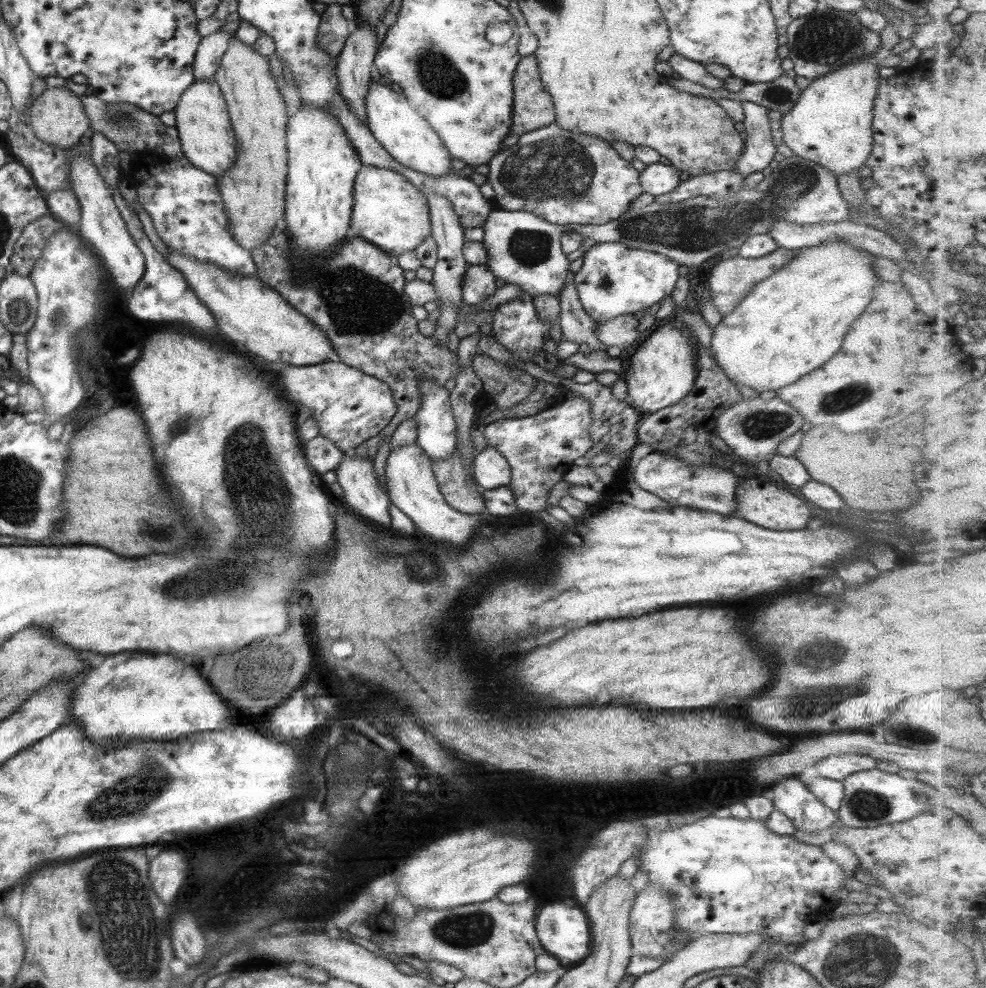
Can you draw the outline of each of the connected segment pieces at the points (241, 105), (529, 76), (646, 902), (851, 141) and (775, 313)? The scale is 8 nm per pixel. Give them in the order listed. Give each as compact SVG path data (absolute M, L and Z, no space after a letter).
M234 34L228 40L226 47L224 48L223 54L220 58L219 66L213 74L212 79L215 81L215 84L219 87L220 93L222 94L223 100L226 104L227 116L230 120L230 126L232 127L233 133L236 140L236 161L234 166L229 170L226 170L221 176L217 176L216 185L218 186L220 195L222 196L225 208L226 215L230 224L228 228L230 230L231 236L235 239L235 242L239 243L239 246L242 246L245 250L250 252L251 247L258 247L263 244L270 237L271 229L274 228L275 222L282 218L284 211L284 194L285 194L285 181L286 181L286 125L287 125L287 108L284 103L284 98L280 93L280 89L276 85L274 77L269 73L269 64L268 57L257 54L251 45L241 42Z
M523 56L512 74L511 128L508 134L520 136L554 121L554 106L541 82L536 58Z
M647 884L643 890L637 892L633 898L630 911L628 912L628 927L631 955L638 955L647 958L663 958L663 962L689 944L686 938L678 938L674 932L674 918L672 913L672 904L669 901L669 893L661 891L657 885Z
M873 54L852 60L835 70L827 71L827 74L814 77L800 91L793 108L780 118L778 126L781 129L782 144L788 146L793 155L830 170L835 178L837 175L857 174L857 169L863 165L873 144L873 132L871 132L870 124L873 99L876 97L880 79L877 68L877 60Z
M828 240L817 246L797 249L796 255L785 266L758 282L712 329L709 346L717 367L736 384L737 389L750 388L759 394L765 391L777 392L804 374L825 365L841 346L847 326L863 312L871 298L871 289L877 277L869 267L867 254L842 240Z

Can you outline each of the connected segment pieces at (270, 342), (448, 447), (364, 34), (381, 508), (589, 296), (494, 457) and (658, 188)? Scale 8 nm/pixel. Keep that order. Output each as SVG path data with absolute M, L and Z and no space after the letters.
M171 247L167 248L165 259L184 276L195 296L211 313L217 327L215 331L222 340L225 338L225 342L243 346L247 352L255 354L259 362L313 366L329 362L330 357L335 355L331 343L321 330L254 274L242 277L217 265L198 261Z
M419 377L421 401L412 416L416 443L431 460L445 460L455 448L455 422L451 415L449 393L429 377Z
M355 21L356 29L346 36L336 56L337 90L348 102L352 111L367 127L364 96L370 82L376 48L375 33L363 23Z
M353 450L342 452L342 457L339 466L334 470L336 482L343 492L343 497L339 501L367 523L389 529L390 518L387 507L390 502L376 477L371 458L361 458L362 456L356 455Z
M616 242L597 243L582 255L582 264L572 276L582 309L593 322L602 323L620 314L643 314L668 296L679 277L678 264L662 254L629 248Z
M489 446L479 451L472 462L472 476L480 490L505 486L510 481L510 467L505 458Z
M659 161L645 165L638 179L642 192L651 196L667 194L680 183L678 170Z

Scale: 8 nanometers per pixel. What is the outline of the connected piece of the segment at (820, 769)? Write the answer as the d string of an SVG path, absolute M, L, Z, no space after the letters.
M833 753L819 759L813 765L818 777L842 781L843 777L860 770L875 769L875 760L870 756L855 753Z

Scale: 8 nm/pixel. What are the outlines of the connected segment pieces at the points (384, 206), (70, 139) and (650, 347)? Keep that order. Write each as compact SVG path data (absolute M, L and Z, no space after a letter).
M361 165L354 178L348 238L361 238L385 254L397 256L419 246L430 235L428 202L424 194L392 170Z
M64 86L45 87L29 108L29 130L39 140L57 148L71 148L82 135L89 132L88 118L84 113L80 98Z
M676 320L668 322L661 328L654 331L644 342L629 356L629 371L623 376L627 386L627 401L635 407L639 413L651 414L666 406L671 406L683 399L685 394L692 389L692 382L695 378L695 349L693 344L697 338L686 326Z

